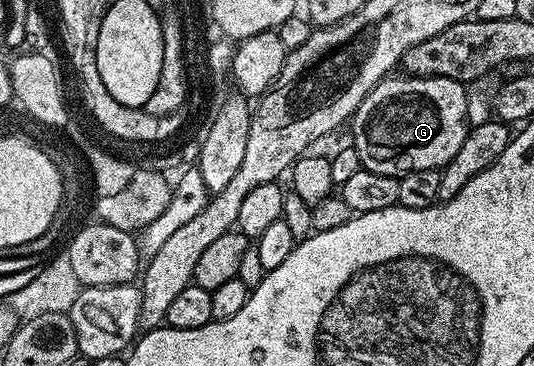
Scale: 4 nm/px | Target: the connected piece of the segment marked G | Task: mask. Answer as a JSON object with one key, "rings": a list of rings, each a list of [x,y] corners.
{"rings":[[[389,74],[366,94],[366,98],[358,106],[352,116],[351,147],[356,149],[361,168],[374,170],[374,174],[387,176],[405,176],[418,170],[443,170],[462,150],[462,142],[466,142],[470,121],[468,121],[468,96],[465,85],[459,80],[442,78],[441,76],[409,76],[407,74]]]}

